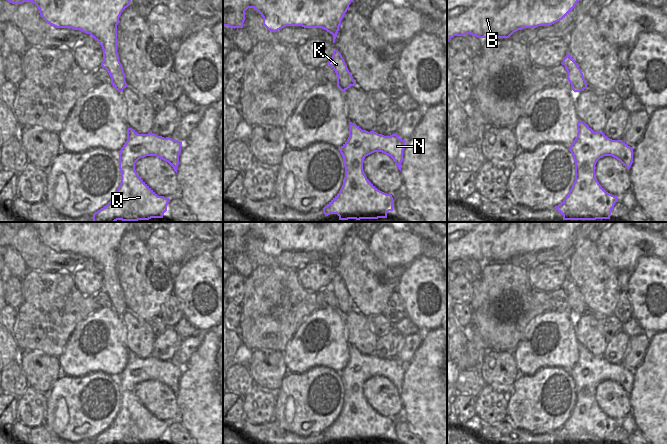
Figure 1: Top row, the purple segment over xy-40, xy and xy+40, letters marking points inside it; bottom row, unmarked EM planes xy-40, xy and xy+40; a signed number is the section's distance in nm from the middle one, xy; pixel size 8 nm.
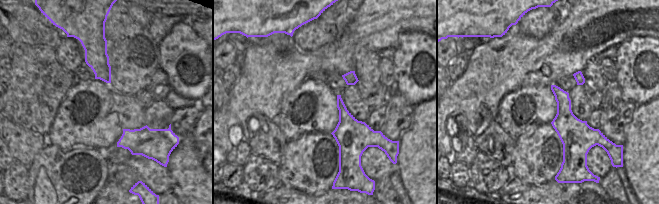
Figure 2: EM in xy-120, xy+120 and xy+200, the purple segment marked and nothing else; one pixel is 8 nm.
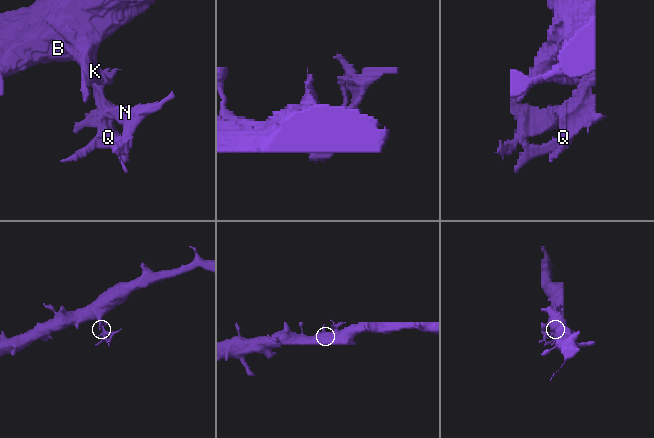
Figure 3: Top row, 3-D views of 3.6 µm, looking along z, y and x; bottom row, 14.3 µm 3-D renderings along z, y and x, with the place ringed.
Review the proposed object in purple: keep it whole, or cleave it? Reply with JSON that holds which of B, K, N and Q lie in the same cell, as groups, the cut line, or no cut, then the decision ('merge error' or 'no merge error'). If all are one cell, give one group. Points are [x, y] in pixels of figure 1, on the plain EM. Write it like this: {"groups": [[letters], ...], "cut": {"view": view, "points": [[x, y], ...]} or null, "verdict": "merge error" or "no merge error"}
{"groups": [["B", "K"], ["N", "Q"]], "cut": {"view": "xy+40", "points": [[565, 289], [570, 293], [571, 310]]}, "verdict": "merge error"}

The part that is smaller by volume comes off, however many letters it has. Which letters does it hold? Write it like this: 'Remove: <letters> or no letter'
Remove: N, Q

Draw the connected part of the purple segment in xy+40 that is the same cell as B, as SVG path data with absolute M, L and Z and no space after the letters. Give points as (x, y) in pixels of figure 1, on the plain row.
M447 222L447 268L454 260L470 258L478 262L509 262L514 256L524 252L550 250L565 242L581 222Z

